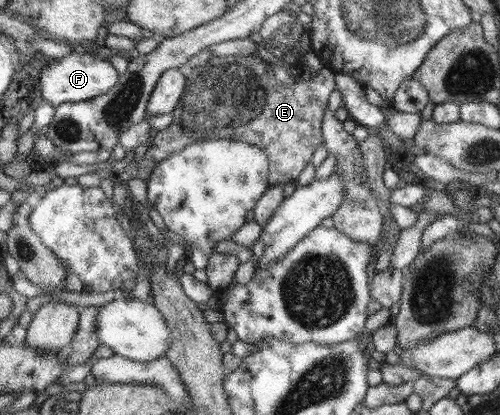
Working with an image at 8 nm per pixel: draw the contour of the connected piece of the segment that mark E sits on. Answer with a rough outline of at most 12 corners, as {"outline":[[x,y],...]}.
{"outline":[[259,56],[193,67],[144,157],[103,176],[149,182],[201,140],[247,141],[268,183],[294,182],[324,143],[329,67],[279,84]]}

